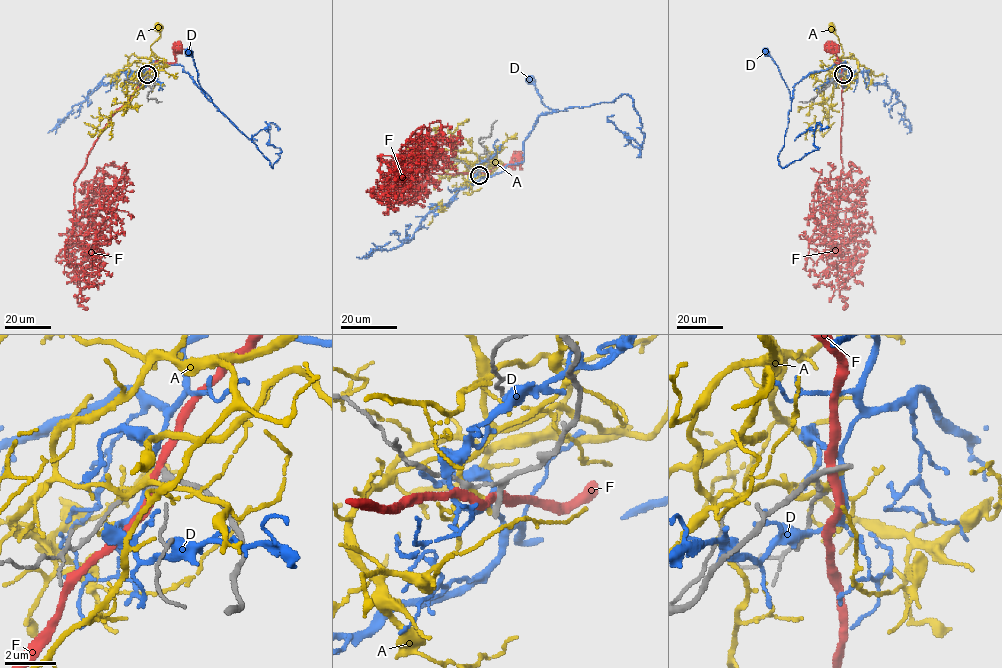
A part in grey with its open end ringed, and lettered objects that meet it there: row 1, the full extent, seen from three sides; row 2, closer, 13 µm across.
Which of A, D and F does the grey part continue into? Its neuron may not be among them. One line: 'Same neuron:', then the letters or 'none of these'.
Same neuron: none of these

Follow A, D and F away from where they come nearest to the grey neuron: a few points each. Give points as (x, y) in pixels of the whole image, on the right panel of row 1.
A: (843, 74), (838, 76), (834, 61), (843, 54), (832, 28)
D: (843, 74), (844, 61), (811, 72), (793, 87), (792, 101), (778, 68), (765, 53)
F: (841, 74), (842, 64), (835, 62), (838, 56), (829, 44)

